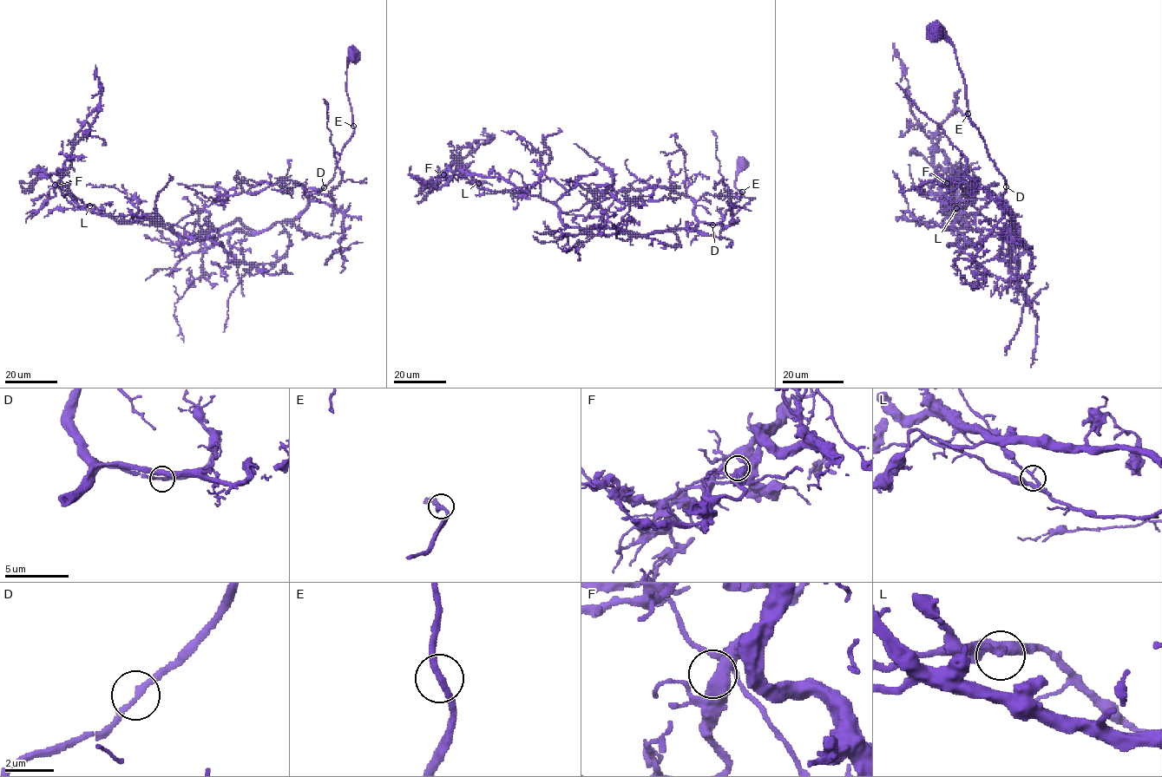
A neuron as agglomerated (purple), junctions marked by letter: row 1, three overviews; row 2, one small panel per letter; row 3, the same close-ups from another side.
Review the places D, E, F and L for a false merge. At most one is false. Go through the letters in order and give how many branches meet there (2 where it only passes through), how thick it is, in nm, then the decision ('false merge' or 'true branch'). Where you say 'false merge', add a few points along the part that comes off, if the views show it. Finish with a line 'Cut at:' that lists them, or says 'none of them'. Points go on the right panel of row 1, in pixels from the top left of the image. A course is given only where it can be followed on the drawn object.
D: 2 | 240 nm | true branch
E: 2 | 280 nm | true branch
F: 2 | 500 nm | true branch
L: 3 | 200 nm | true branch
Cut at: none of them

